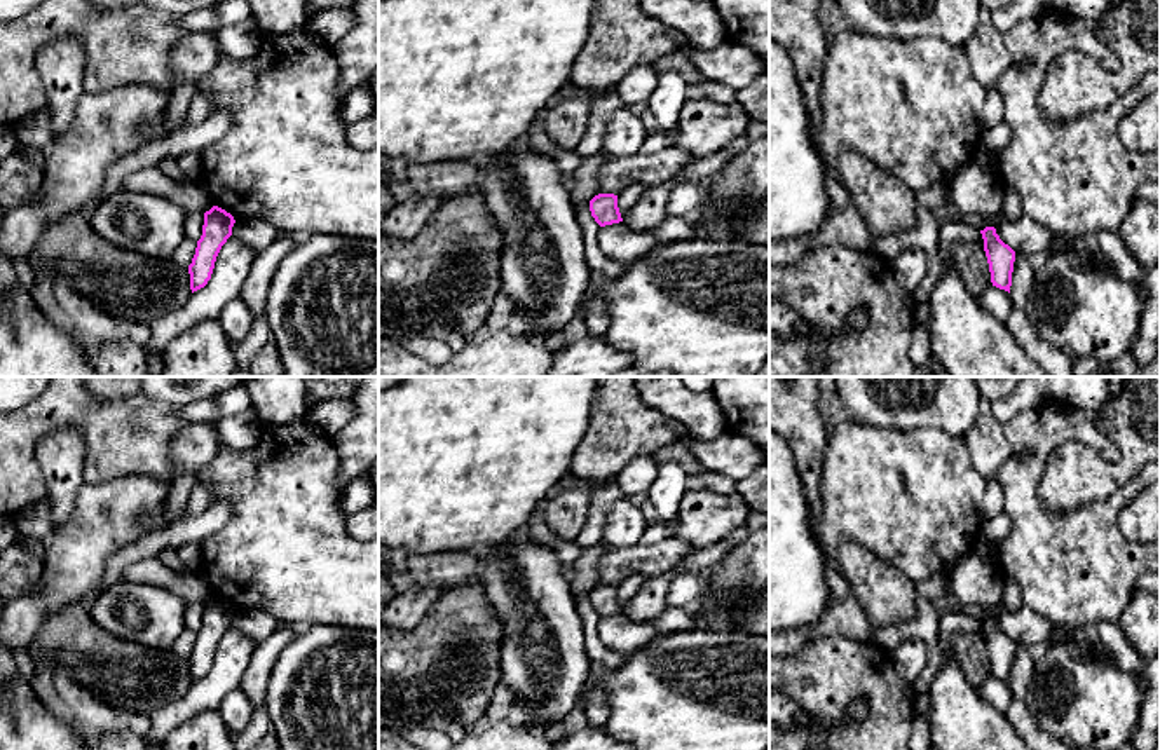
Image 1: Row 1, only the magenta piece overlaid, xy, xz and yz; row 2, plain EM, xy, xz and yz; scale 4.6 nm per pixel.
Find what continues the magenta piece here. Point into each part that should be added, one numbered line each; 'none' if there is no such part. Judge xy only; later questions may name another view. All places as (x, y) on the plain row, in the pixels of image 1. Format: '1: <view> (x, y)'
none

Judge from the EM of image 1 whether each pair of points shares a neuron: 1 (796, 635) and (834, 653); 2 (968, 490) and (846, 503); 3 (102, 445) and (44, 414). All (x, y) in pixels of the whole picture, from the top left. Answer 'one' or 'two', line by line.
1: two
2: one
3: one

